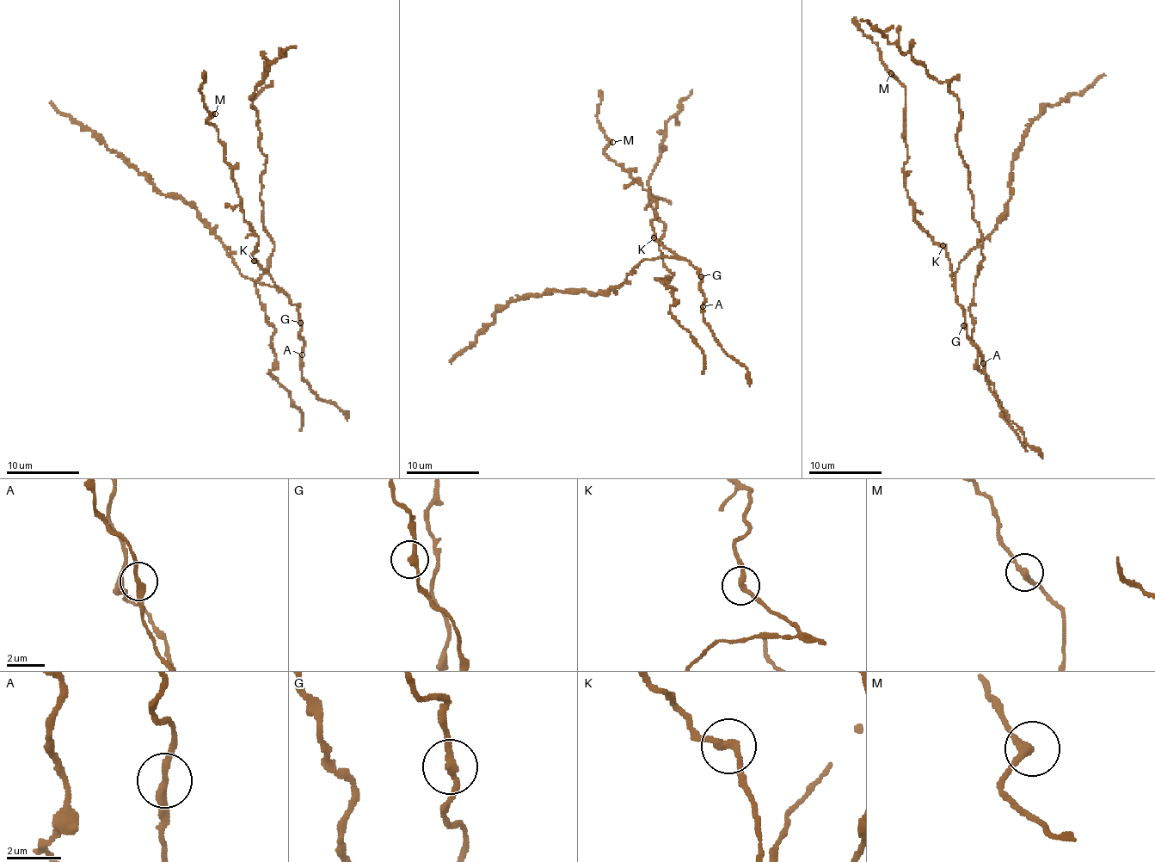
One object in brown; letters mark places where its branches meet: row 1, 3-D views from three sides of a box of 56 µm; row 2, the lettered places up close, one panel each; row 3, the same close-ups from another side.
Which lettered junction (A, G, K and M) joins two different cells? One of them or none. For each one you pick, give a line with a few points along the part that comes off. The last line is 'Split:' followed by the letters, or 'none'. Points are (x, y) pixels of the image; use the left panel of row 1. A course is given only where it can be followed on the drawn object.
Split: none

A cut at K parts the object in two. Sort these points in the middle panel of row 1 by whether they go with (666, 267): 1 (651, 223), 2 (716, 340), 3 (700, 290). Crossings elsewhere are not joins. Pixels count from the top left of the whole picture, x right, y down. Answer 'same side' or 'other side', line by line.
1: other side
2: other side
3: other side

